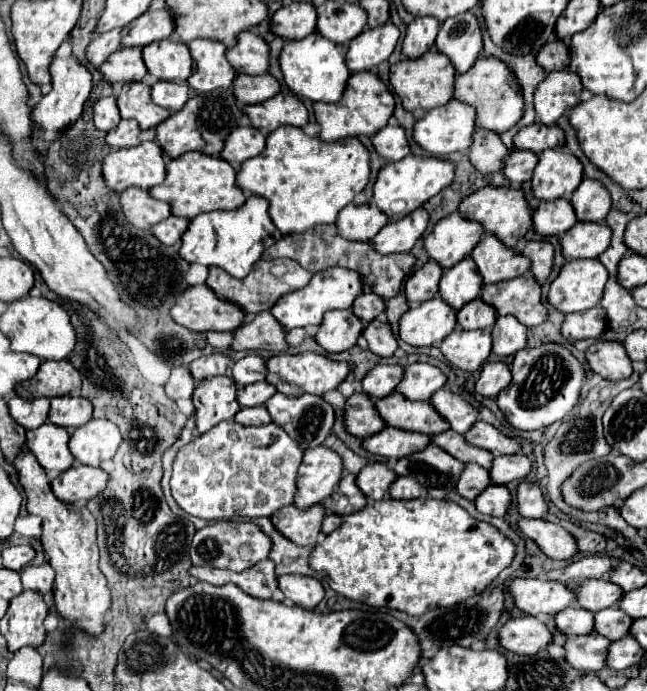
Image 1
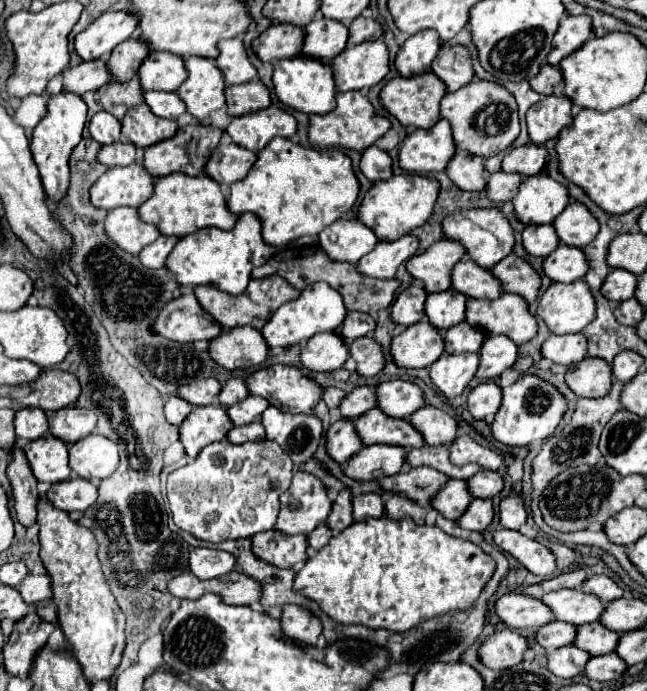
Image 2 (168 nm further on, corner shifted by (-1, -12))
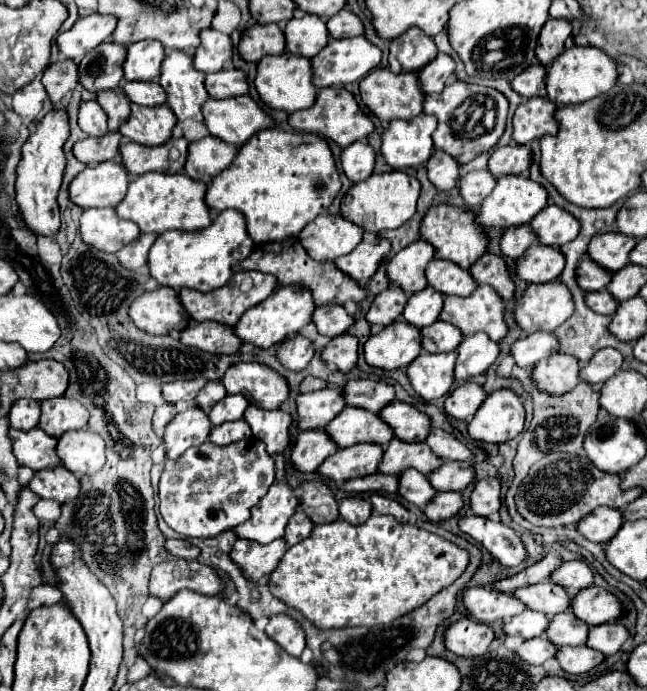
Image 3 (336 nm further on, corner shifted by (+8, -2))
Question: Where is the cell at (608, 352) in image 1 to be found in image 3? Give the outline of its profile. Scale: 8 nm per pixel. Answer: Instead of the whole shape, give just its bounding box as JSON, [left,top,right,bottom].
[533,354,579,394]

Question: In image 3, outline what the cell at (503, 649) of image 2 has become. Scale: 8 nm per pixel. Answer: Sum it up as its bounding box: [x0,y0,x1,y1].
[445,618,493,658]

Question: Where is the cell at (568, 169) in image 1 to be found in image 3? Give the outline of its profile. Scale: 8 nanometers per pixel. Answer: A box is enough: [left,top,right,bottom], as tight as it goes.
[475,176,547,230]

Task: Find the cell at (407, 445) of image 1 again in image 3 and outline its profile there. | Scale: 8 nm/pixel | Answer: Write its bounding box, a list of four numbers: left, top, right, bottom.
[319,446,383,482]

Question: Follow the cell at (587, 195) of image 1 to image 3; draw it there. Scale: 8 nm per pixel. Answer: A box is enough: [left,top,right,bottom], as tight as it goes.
[531,206,577,248]

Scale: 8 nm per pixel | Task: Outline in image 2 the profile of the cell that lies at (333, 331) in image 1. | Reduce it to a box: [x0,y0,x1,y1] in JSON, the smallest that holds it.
[302,332,348,372]

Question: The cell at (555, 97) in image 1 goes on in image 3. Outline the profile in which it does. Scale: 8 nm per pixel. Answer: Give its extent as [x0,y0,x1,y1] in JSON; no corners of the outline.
[513,98,559,144]

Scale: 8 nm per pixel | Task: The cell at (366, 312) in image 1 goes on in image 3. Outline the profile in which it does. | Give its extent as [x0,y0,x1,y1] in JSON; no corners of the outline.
[311,306,353,338]

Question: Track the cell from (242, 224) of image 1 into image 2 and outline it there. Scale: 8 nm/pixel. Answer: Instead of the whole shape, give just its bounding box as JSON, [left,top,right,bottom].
[166,212,280,294]

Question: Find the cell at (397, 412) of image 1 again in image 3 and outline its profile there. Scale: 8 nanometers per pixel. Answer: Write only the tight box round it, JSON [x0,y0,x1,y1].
[325,406,393,448]

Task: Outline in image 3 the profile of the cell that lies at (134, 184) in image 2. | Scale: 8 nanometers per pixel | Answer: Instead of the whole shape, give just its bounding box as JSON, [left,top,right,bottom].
[69,162,129,208]

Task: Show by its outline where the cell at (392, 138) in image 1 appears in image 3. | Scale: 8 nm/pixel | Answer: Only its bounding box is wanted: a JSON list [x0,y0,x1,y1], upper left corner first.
[341,142,375,184]

